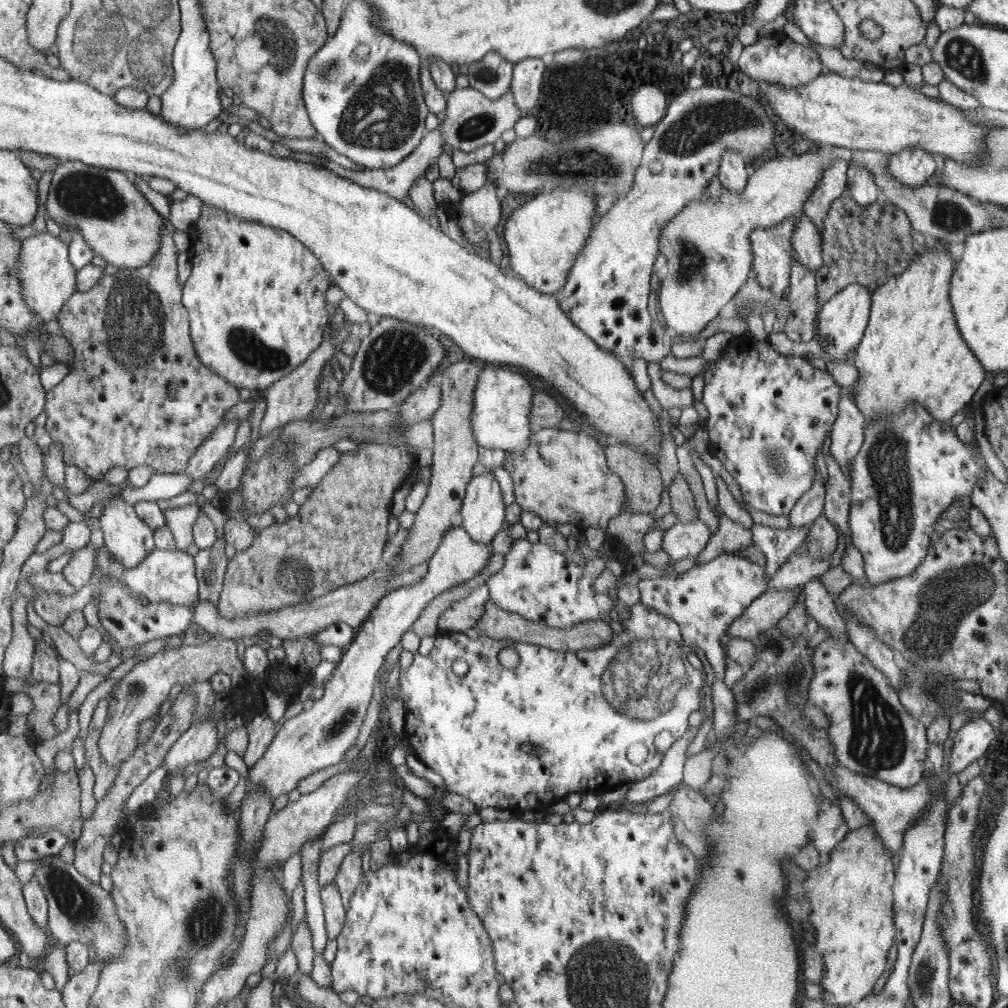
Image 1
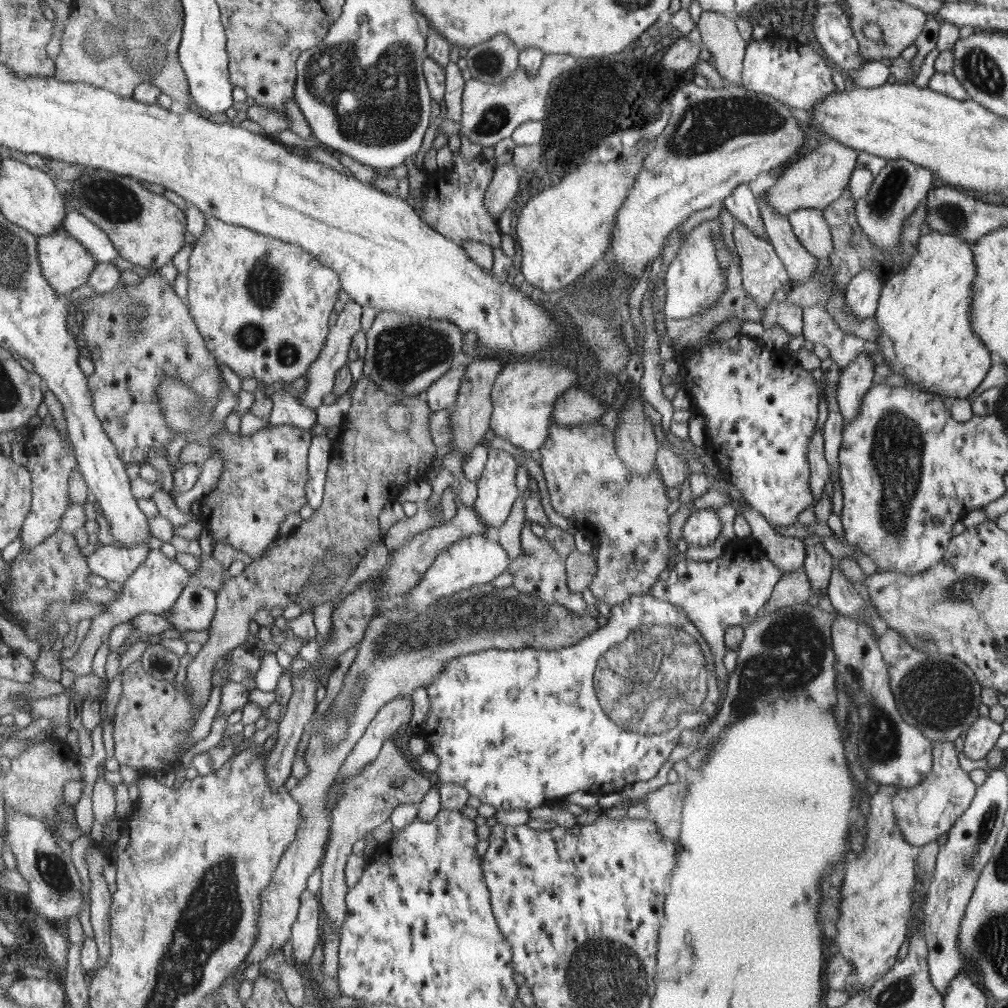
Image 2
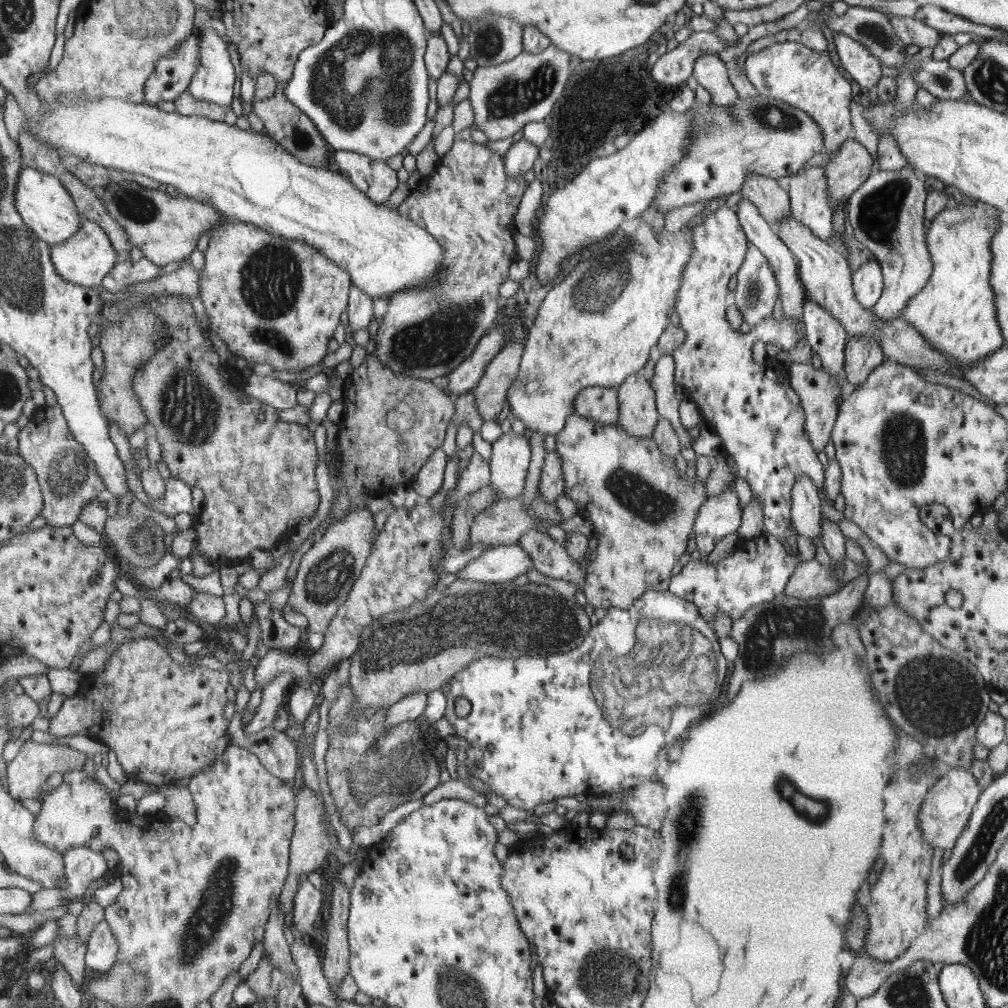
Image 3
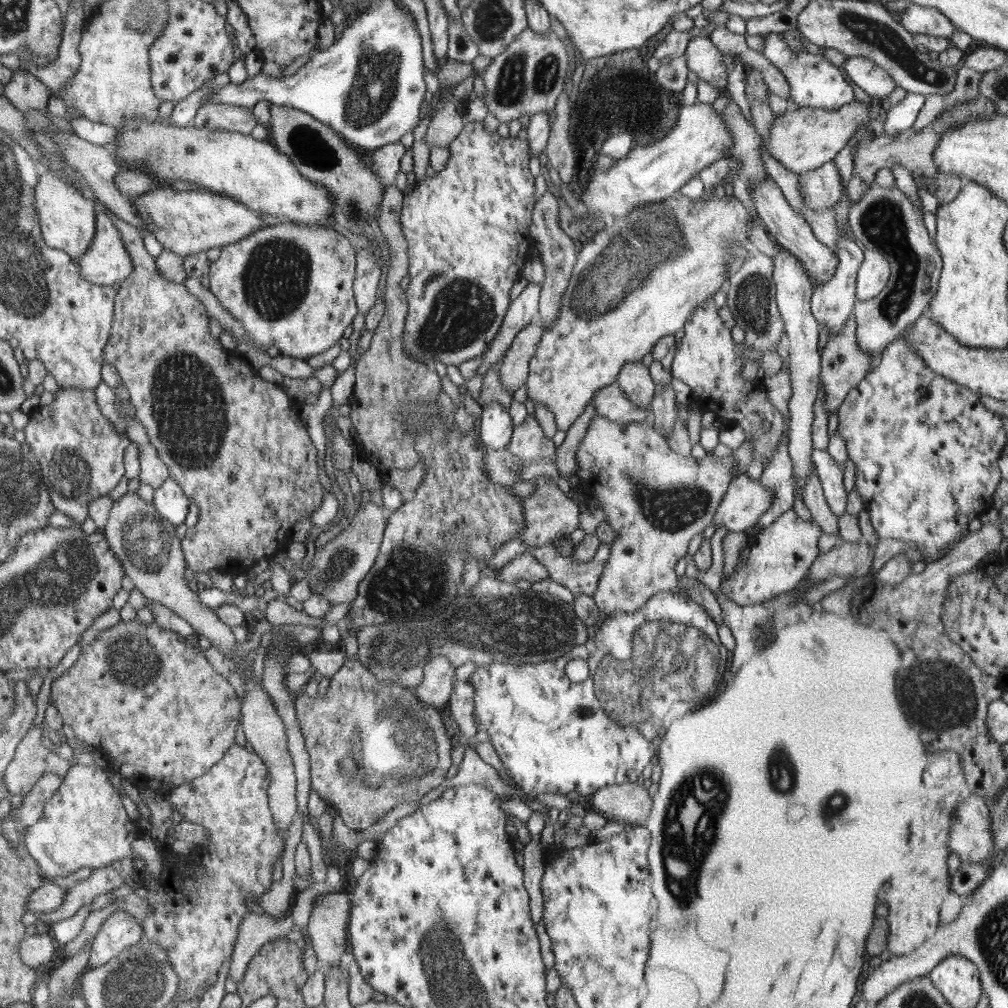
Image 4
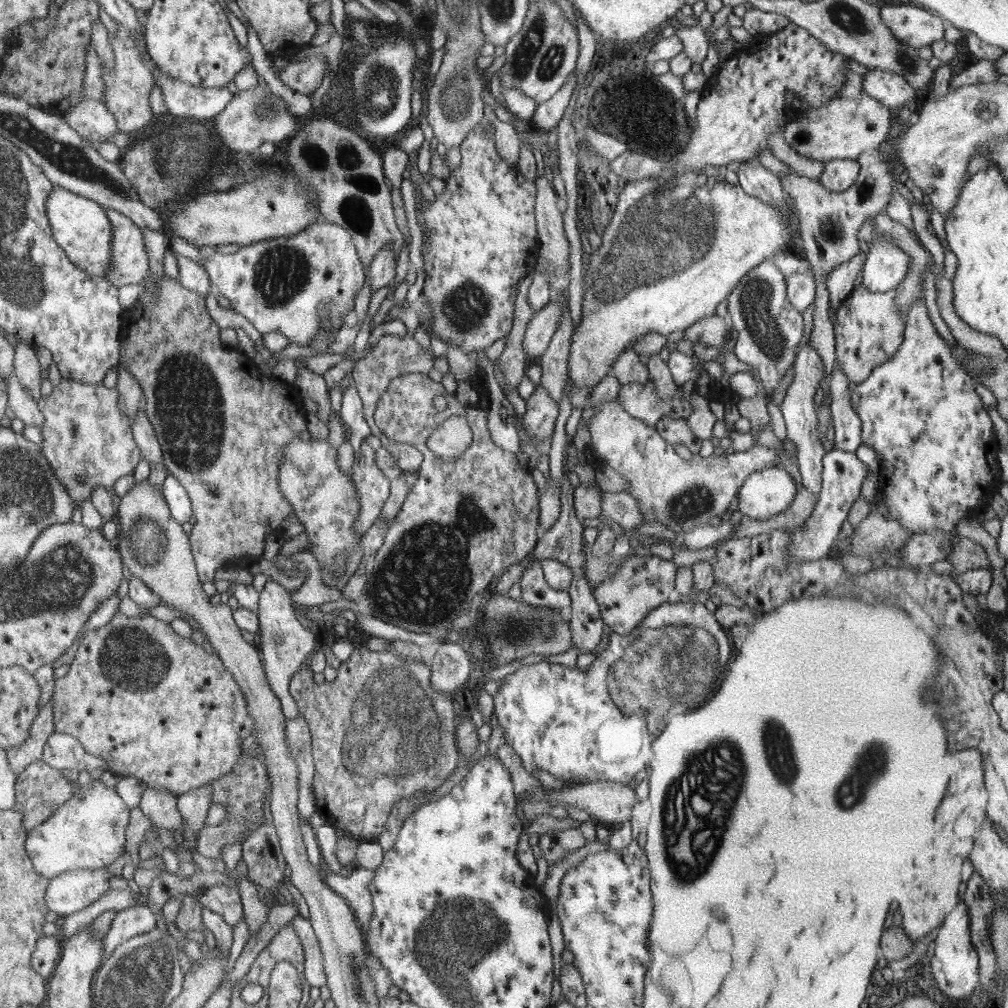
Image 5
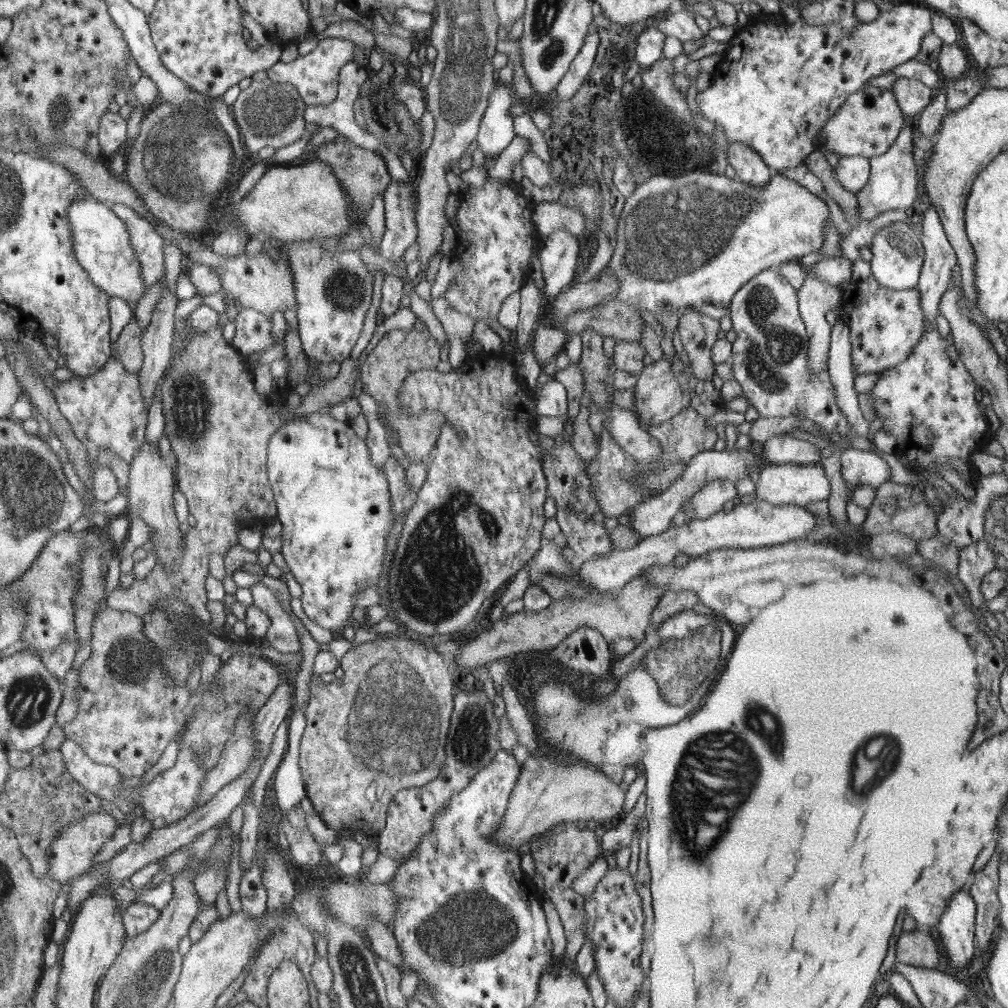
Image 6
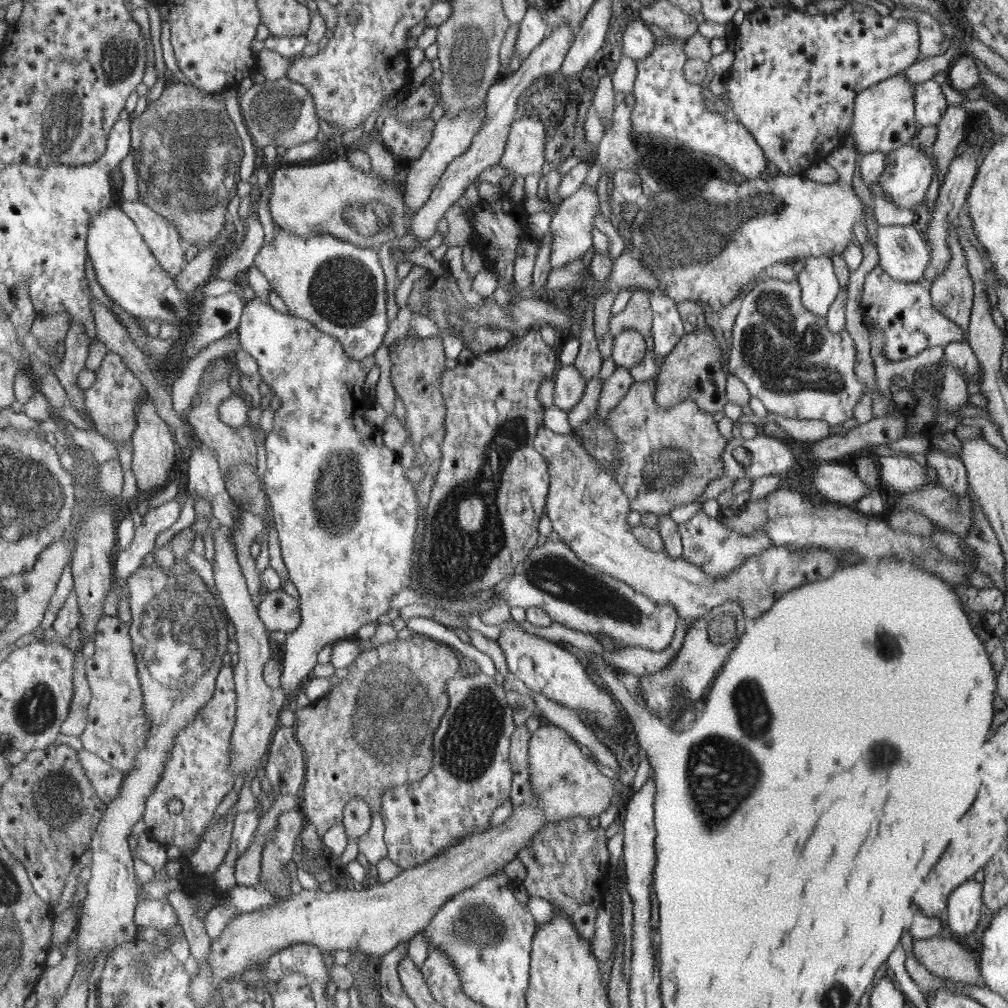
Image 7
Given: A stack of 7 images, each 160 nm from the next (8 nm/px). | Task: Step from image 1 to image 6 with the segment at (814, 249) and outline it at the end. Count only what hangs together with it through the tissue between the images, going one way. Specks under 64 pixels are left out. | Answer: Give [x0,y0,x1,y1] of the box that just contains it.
[836,156,870,194]

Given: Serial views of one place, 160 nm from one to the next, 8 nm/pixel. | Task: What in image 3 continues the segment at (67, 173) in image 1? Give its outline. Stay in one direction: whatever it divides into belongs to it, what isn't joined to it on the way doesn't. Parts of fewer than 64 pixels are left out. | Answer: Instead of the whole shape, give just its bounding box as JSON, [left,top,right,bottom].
[97,180,227,267]

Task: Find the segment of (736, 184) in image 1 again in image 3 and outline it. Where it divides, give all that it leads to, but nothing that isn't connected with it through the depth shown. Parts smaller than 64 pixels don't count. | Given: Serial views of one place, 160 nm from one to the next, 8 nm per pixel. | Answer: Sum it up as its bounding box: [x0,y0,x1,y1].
[736,198,807,320]

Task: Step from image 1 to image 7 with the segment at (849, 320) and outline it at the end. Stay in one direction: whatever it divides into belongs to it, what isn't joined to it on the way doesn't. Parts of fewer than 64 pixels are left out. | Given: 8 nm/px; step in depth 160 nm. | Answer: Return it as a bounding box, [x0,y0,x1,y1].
[877,225,931,282]

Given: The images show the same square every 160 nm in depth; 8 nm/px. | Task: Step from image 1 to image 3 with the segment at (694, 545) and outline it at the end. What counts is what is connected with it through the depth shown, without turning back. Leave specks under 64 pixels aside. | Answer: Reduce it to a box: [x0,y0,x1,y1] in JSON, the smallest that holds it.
[694,486,743,558]

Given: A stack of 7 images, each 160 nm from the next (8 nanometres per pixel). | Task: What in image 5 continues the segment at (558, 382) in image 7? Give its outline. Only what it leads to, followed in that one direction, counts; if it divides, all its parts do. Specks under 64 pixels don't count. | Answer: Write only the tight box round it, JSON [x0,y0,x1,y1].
[522,385,558,443]

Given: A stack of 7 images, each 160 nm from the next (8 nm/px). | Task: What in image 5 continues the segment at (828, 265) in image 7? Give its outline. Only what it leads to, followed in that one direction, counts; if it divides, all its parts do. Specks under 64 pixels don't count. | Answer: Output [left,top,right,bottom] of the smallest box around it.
[781,337,827,495]

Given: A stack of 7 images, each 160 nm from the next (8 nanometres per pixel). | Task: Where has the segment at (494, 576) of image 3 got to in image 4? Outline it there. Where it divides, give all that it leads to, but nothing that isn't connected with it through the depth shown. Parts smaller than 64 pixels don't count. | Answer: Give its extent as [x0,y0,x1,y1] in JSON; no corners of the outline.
[496,552,549,583]

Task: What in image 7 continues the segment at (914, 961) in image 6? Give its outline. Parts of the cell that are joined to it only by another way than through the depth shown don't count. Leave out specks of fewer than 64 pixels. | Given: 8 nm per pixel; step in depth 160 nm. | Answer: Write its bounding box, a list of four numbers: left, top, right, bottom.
[913,935,983,986]

